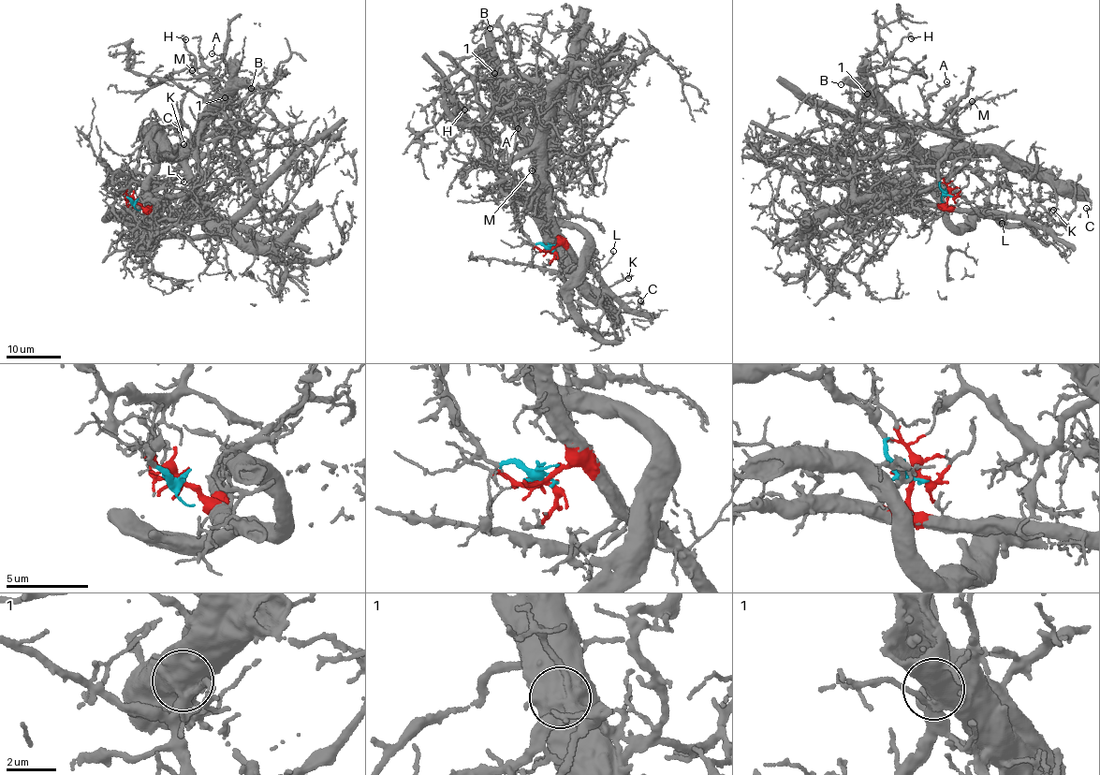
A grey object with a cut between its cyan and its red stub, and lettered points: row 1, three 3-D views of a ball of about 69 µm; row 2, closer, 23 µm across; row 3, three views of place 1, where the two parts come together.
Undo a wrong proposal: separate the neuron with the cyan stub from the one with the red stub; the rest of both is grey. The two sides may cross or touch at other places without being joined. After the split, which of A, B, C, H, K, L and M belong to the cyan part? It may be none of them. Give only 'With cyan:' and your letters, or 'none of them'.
With cyan: A, B, C, H, K, M

